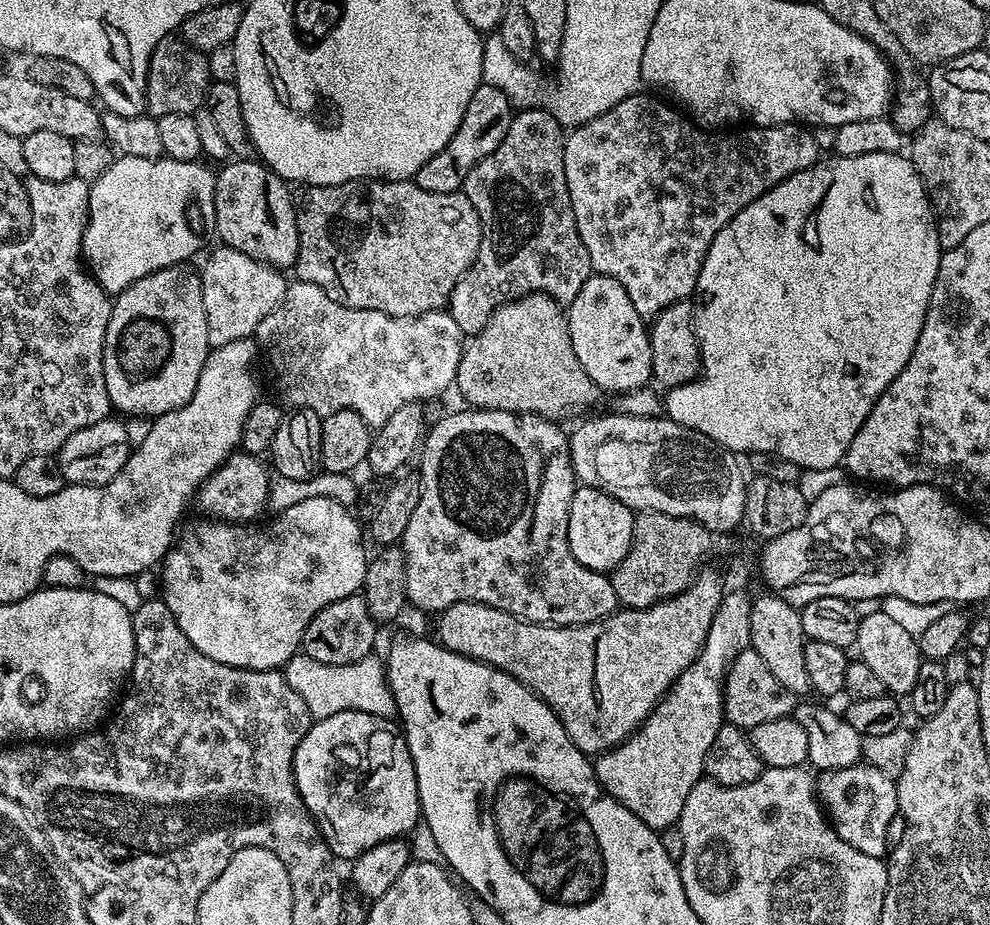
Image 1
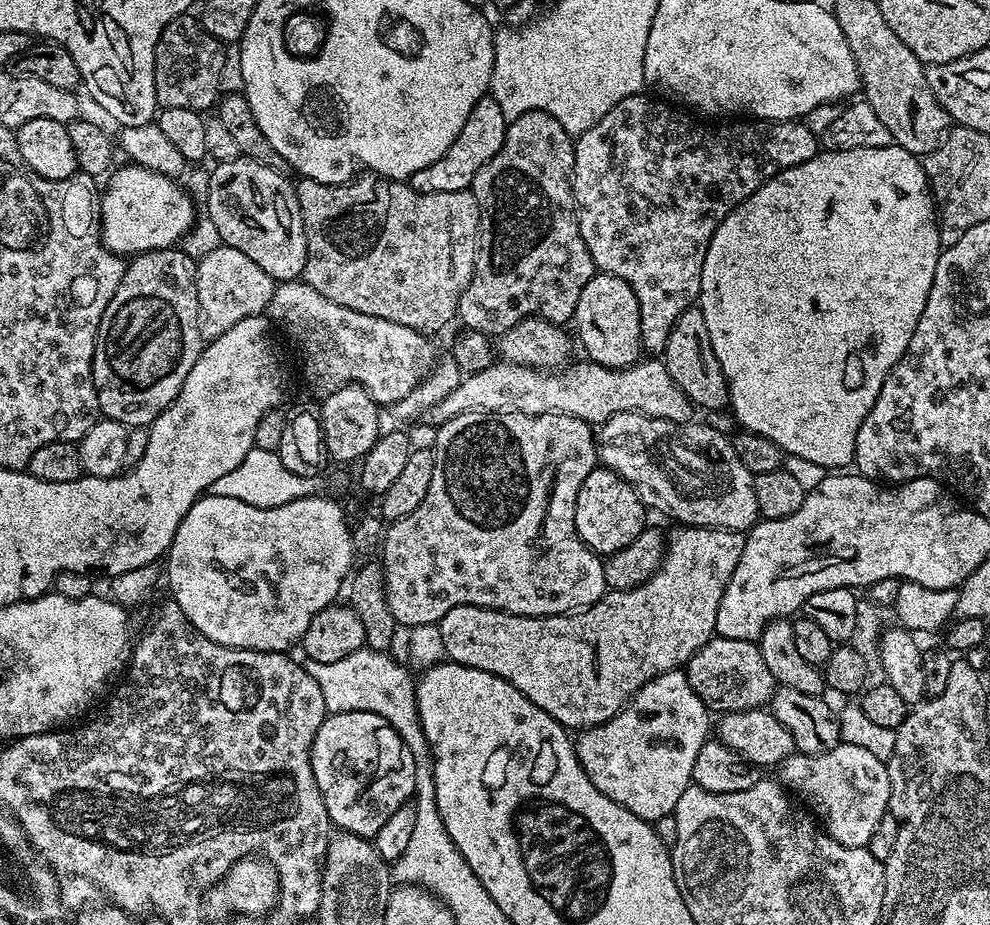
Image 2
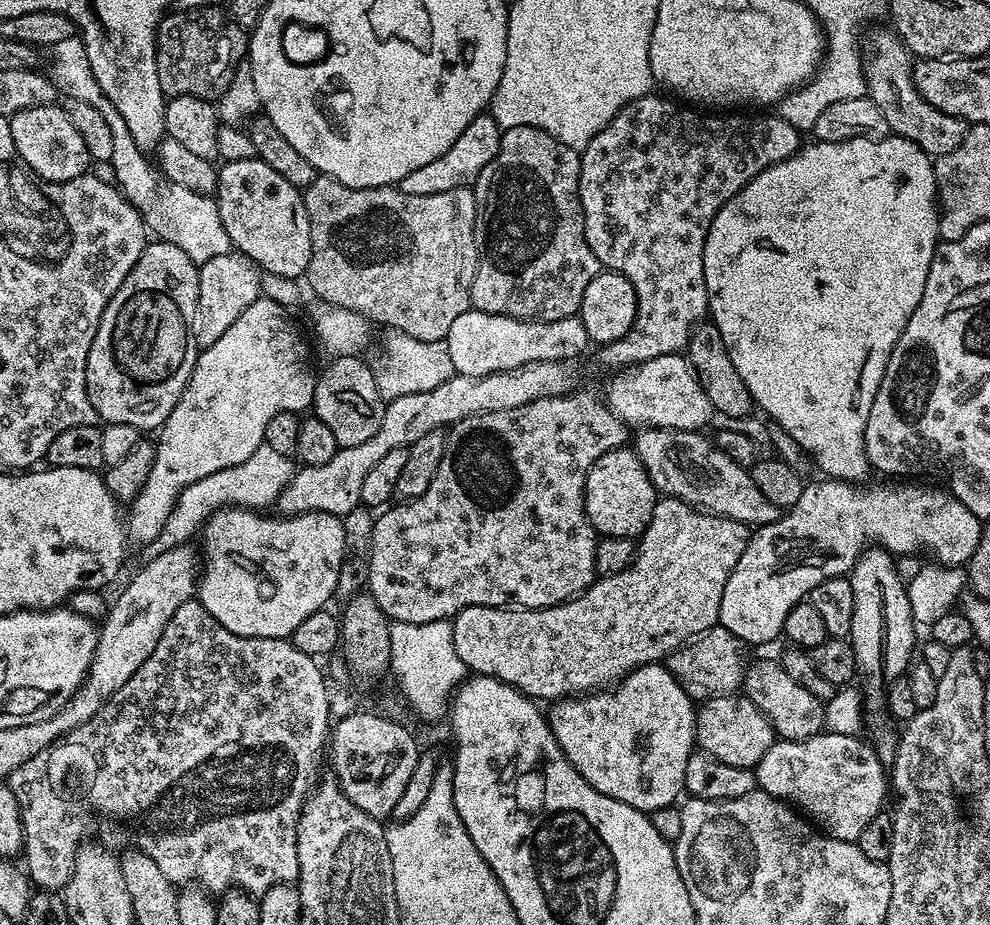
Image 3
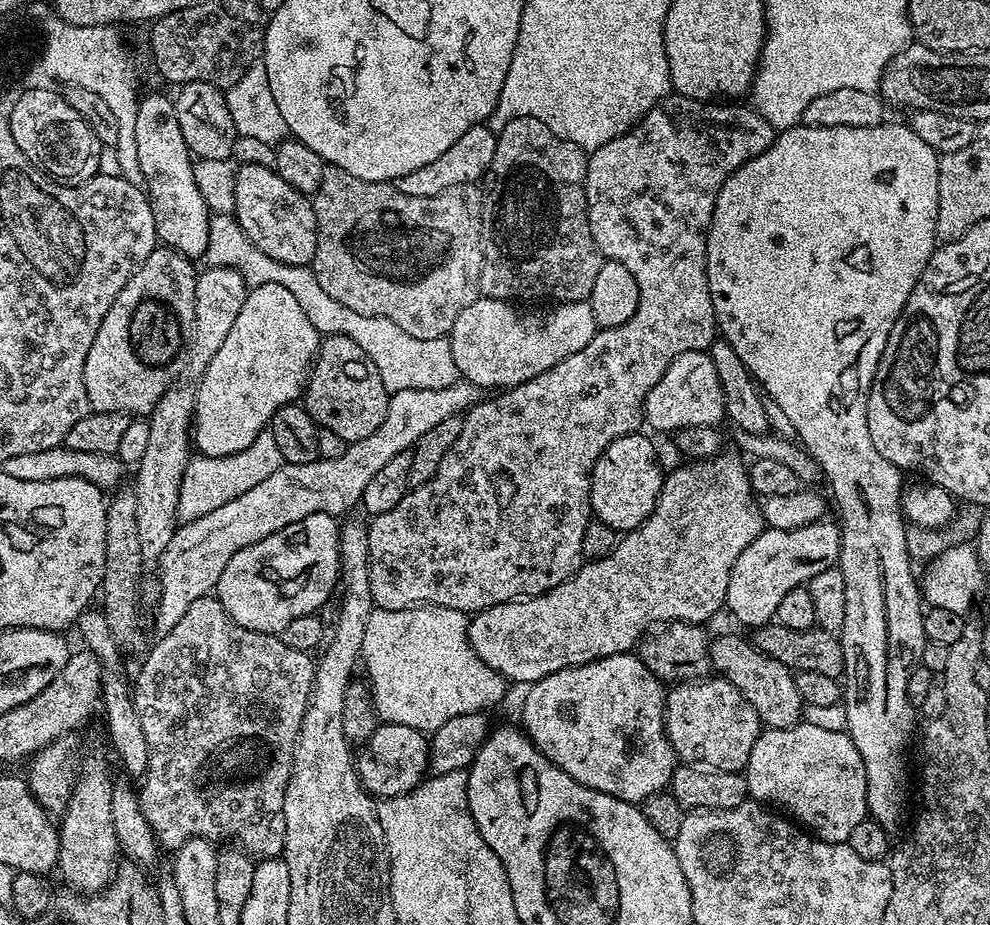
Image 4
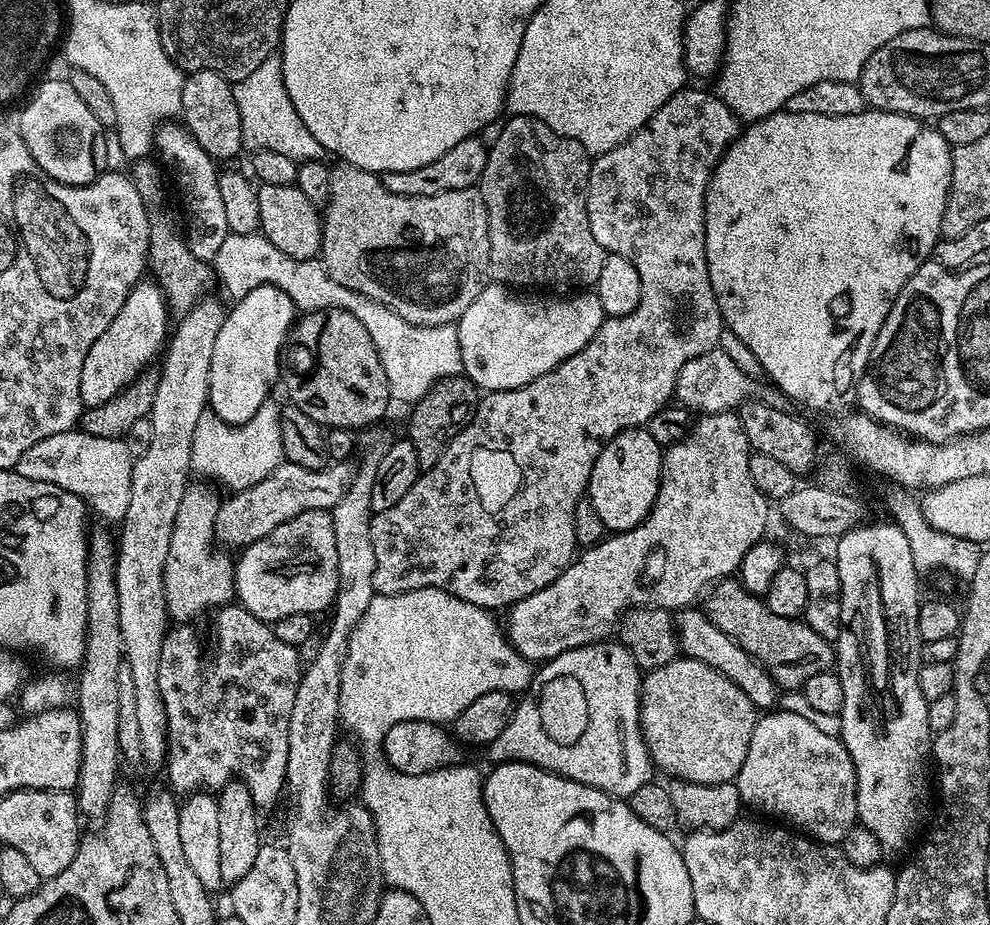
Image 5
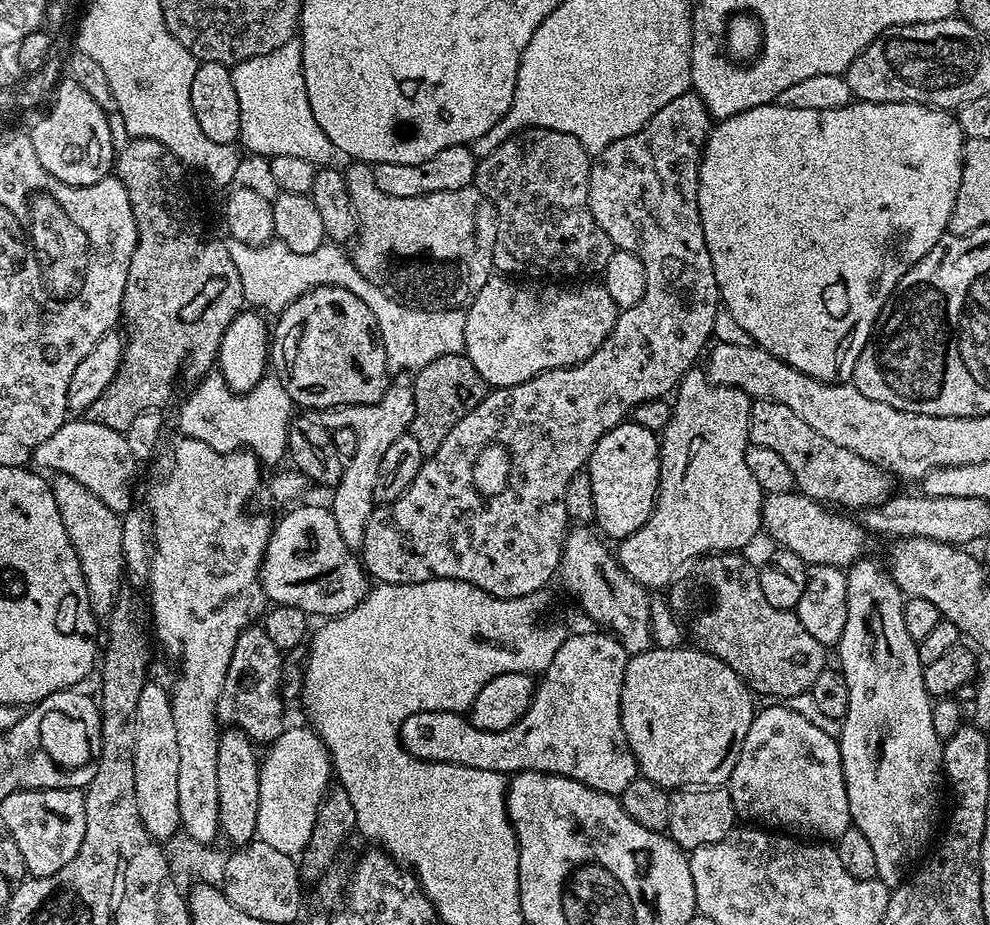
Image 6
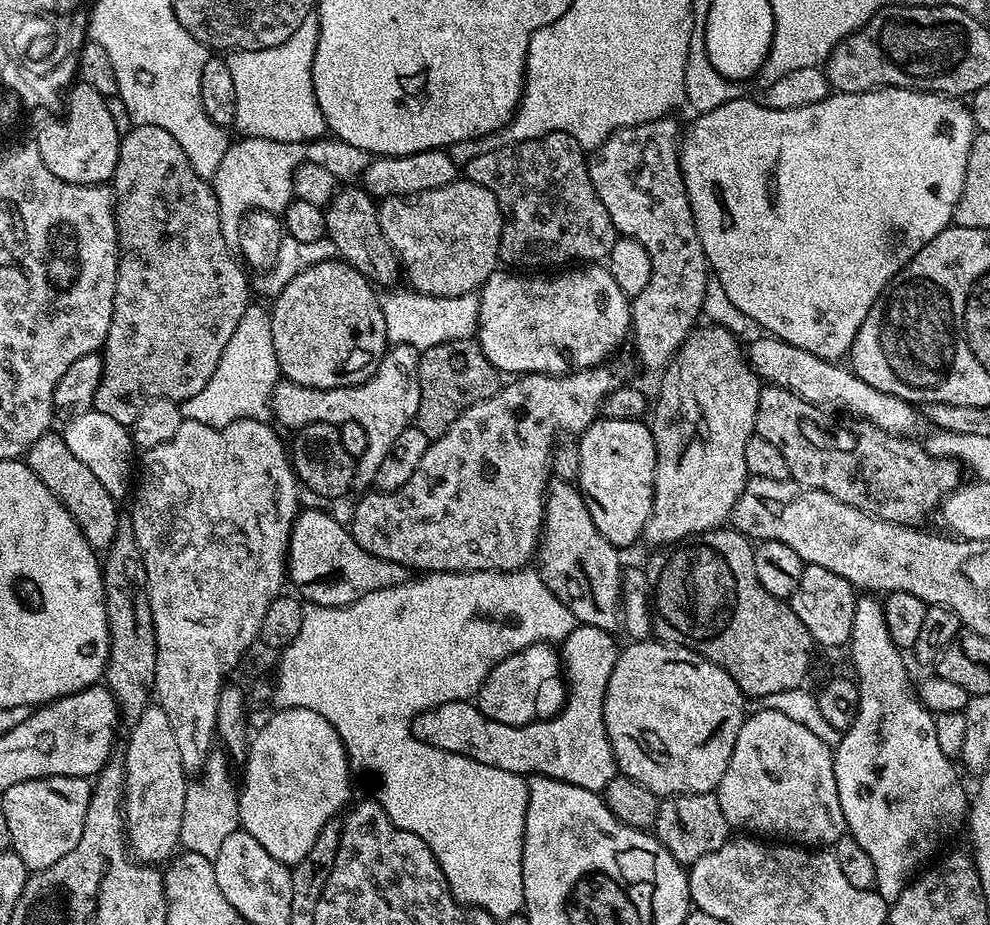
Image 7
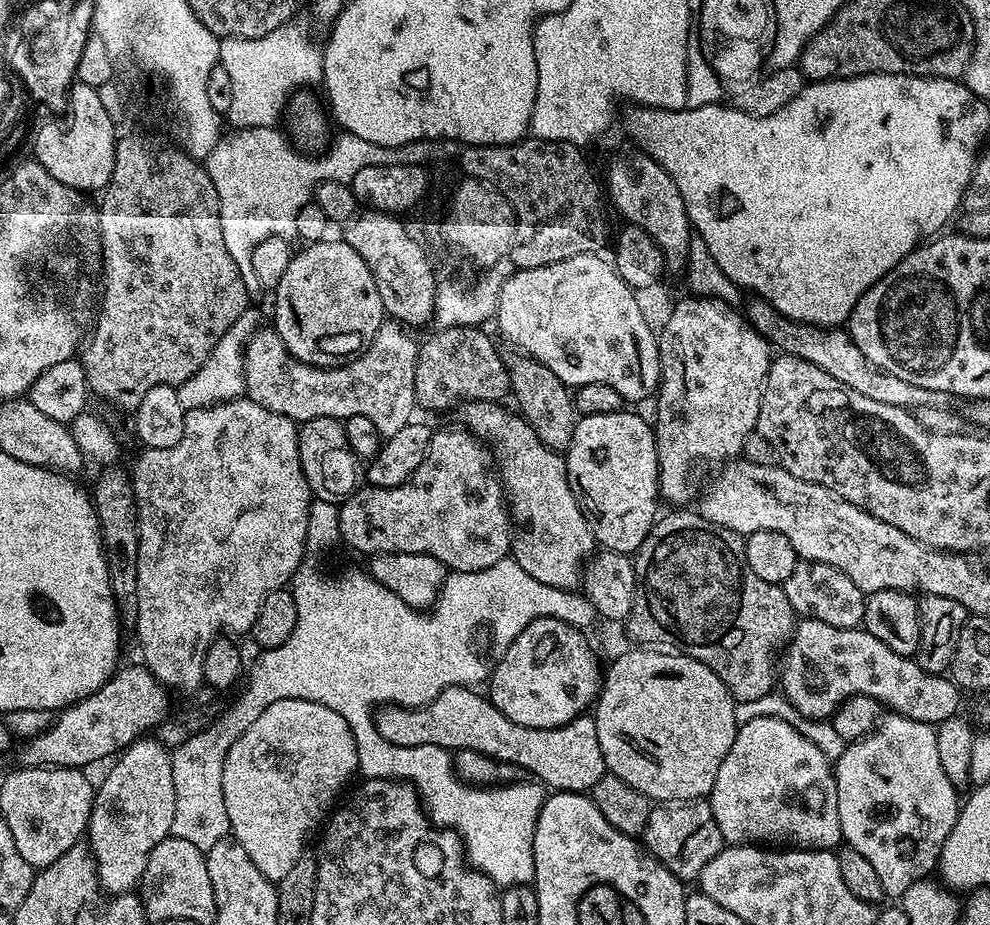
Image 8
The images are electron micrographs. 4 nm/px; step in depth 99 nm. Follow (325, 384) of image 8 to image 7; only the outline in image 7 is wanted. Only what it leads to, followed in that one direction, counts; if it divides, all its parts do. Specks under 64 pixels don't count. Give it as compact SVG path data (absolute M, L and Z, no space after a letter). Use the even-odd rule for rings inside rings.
M393 344L376 365L374 374L366 382L345 388L307 388L281 379L272 391L271 415L276 415L277 425L299 430L305 424L326 422L339 426L342 422L358 422L366 430L366 454L356 460L355 487L368 490L375 485L378 465L394 446L394 438L402 434L416 418L420 387L418 366L420 358L417 349L408 344Z

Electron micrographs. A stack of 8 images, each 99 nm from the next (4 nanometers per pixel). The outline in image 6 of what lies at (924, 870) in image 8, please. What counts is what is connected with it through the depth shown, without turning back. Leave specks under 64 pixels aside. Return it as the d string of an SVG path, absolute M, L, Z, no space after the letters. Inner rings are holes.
M861 558L847 569L846 630L842 630L838 645L838 668L850 690L850 706L840 725L838 743L853 825L866 834L874 850L878 865L876 879L891 890L909 875L910 869L921 859L920 851L932 836L932 823L940 804L944 746L938 734L934 734L934 700L924 688L924 665L916 649L918 641L910 638L902 619L905 593L901 592L891 571L881 561L880 565L878 561L868 559Z

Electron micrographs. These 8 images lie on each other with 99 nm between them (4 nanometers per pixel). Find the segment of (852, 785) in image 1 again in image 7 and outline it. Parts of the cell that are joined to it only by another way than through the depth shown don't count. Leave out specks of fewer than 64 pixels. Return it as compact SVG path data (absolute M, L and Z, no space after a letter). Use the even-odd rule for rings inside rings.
M756 710L738 730L738 742L734 742L734 754L730 754L730 766L722 774L722 782L716 787L715 796L729 829L741 828L741 833L756 838L771 838L792 846L831 846L846 834L842 802L838 802L838 782L834 778L833 749L822 738L810 734L806 726L778 714L774 710Z

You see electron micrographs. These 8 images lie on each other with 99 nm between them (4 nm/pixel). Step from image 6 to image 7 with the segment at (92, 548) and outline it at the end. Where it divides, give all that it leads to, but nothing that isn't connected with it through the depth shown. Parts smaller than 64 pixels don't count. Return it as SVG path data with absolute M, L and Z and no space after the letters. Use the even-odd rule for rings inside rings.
M52 430L45 432L29 446L27 466L60 499L62 506L66 506L74 522L78 522L86 542L97 550L108 548L110 542L114 542L116 523L120 519L119 513L116 513L117 497L111 496L93 471L70 452L63 435L56 433L55 436L54 433Z

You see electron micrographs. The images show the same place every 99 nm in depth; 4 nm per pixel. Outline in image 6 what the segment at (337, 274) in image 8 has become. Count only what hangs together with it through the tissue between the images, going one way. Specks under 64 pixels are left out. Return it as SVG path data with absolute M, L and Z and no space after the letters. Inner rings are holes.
M318 286L314 290L302 294L294 302L290 302L290 306L281 310L275 320L276 328L274 324L270 332L270 368L278 378L278 382L282 382L286 394L290 394L293 405L300 407L301 404L304 407L301 409L304 410L312 410L308 408L323 410L326 408L344 408L347 404L373 404L382 398L382 394L388 389L390 383L390 369L386 350L382 346L382 334L378 330L378 322L374 318L374 314L370 314L370 306L366 306L366 302L362 302L362 298L350 294L350 290L346 290L342 286Z

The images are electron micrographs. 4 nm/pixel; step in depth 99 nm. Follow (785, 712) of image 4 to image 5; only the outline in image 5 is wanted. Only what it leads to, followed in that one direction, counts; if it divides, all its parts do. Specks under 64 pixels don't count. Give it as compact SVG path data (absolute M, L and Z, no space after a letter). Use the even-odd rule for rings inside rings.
M689 606L675 613L674 623L679 651L687 659L706 662L706 666L718 670L718 674L730 678L730 682L739 686L742 694L746 694L746 698L750 698L750 702L757 710L772 710L777 707L778 685L776 679L749 652L742 650L742 646L738 646L738 642L734 642L734 638L730 638L730 634L722 634L722 630L718 630L718 626L714 626L714 622L710 622L710 618L704 611L699 607Z

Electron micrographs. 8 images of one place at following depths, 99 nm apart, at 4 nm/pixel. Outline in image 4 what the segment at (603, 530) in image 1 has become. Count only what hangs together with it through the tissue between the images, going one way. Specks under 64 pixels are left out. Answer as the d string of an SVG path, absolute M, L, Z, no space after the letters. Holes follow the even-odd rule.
M643 431L632 432L618 438L602 450L598 462L592 471L592 510L595 519L623 534L632 532L656 509L660 491L664 485L665 469L660 469L656 461L656 448L652 445L653 437L644 436Z

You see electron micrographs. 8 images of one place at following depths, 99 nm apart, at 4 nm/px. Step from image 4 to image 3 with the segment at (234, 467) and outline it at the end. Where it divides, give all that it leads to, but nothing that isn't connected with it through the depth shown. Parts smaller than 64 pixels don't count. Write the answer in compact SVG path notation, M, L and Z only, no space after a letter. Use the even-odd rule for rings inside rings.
M263 443L246 458L246 462L238 462L238 466L226 466L226 470L218 470L218 474L206 474L206 478L198 478L198 482L190 482L180 491L178 502L166 518L166 526L162 528L156 540L143 545L143 563L153 561L166 550L187 545L192 535L201 531L204 521L209 520L213 514L222 508L246 508L249 510L264 510L273 505L282 490L290 482L294 471L293 461L289 457L278 454L270 445Z

